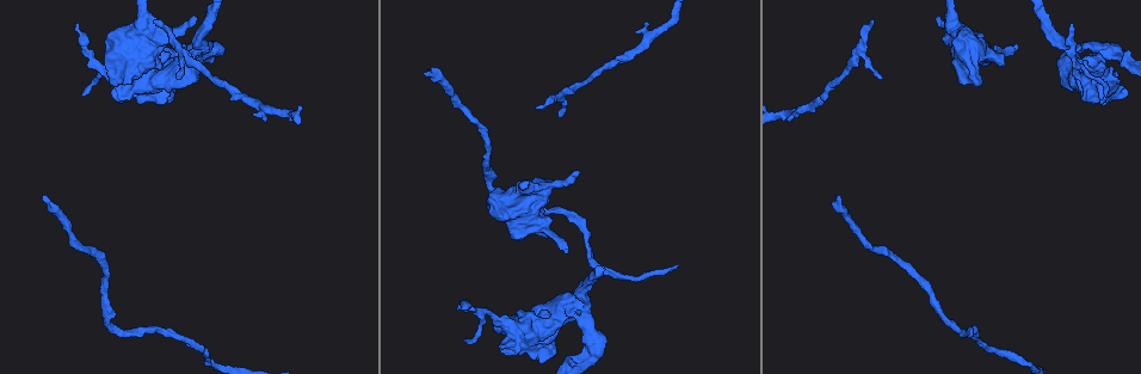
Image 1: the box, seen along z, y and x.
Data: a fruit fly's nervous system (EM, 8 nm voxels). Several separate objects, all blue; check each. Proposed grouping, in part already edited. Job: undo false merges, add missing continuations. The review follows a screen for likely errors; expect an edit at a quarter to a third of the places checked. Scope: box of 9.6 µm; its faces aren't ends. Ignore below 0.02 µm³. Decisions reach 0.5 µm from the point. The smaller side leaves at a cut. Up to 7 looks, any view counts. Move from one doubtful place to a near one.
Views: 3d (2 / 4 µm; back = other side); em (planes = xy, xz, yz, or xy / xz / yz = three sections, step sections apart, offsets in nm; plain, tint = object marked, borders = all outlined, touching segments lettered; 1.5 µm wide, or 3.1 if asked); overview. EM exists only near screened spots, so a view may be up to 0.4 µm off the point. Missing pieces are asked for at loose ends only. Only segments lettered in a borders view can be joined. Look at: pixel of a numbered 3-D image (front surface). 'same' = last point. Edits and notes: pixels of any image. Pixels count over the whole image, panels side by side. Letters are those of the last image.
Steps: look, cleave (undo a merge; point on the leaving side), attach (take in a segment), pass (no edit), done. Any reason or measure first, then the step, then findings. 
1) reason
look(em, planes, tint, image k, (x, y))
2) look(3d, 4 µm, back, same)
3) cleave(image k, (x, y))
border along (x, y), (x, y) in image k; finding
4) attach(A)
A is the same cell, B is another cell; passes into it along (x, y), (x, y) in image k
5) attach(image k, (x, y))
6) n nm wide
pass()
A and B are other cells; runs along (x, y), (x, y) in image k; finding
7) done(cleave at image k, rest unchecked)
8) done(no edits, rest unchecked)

branch stops here
look(em, yz, step 4, borders, image 1, (880, 77))

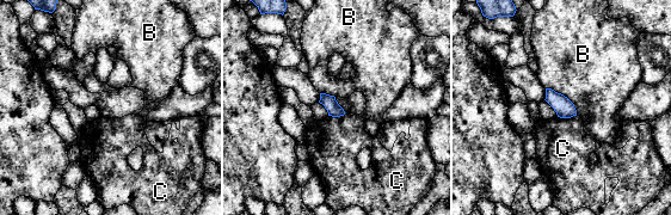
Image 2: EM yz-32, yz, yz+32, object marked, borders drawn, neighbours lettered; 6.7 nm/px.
another direction
look(em, planes, borders, same)

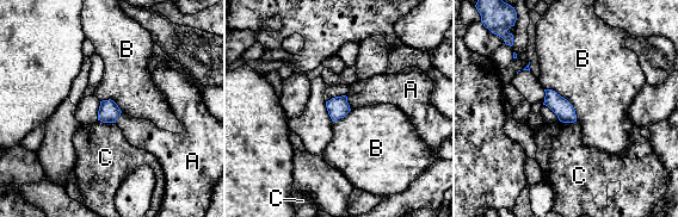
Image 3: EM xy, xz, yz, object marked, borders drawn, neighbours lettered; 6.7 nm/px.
pass()
A, B and C are other cells; border along (544, 88), (562, 95), (577, 121) in image 3; no lettered segment goes on from it

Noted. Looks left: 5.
sharp bend
look(3d, 4 µm, image 1, (576, 308))

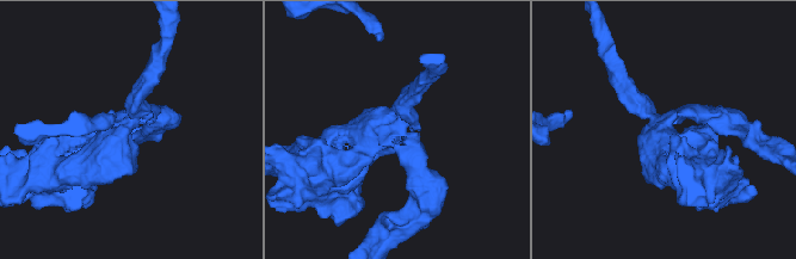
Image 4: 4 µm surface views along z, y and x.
look(em, yz, step 8, tint, image 4, (128, 123))

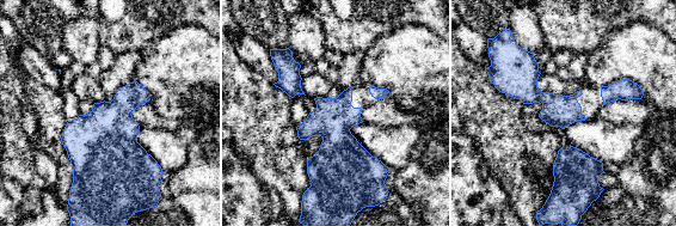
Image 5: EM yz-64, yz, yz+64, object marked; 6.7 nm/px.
look(em, xy, step 4, borders, same)

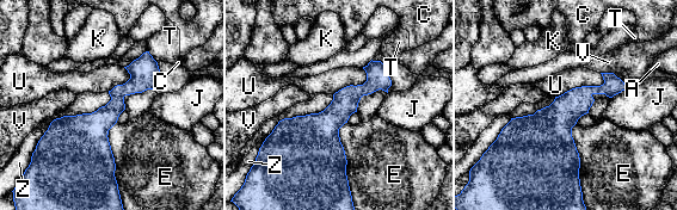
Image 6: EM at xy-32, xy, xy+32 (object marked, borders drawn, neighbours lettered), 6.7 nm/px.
pass()
A, C, E, J, K, T, U, V and Z are other cells; one neuron here

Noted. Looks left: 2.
an open end
look(3d, 2 µm, image 1, (459, 308))

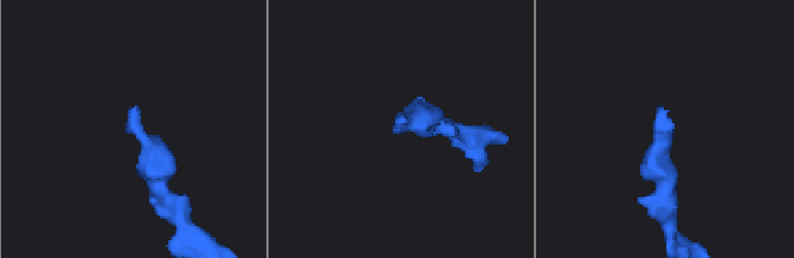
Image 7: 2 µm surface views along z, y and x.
now the EM
look(em, planes, borders, image 7, (659, 107))

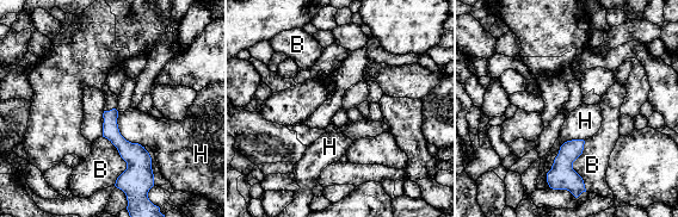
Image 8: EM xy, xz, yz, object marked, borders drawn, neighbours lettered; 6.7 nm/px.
110 nm wide; B touches over 340 nm
pass()
B and H are other cells; none of them fits

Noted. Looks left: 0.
done(no edits, rest unchecked)

